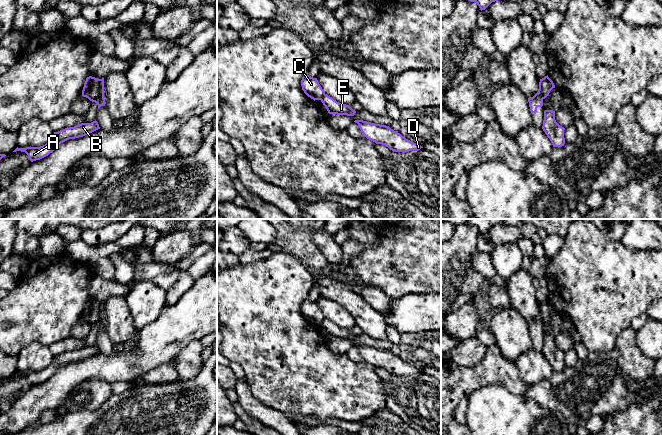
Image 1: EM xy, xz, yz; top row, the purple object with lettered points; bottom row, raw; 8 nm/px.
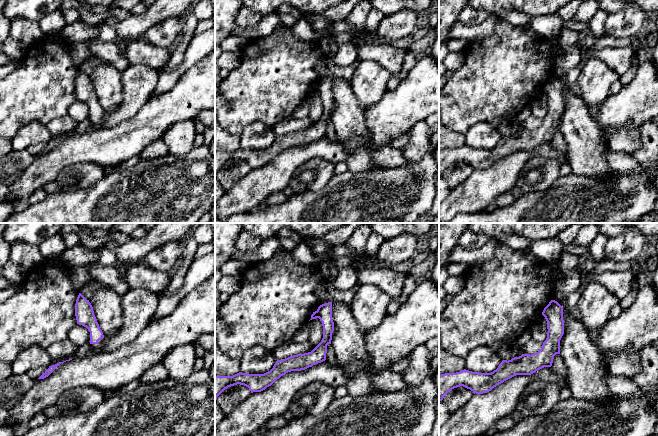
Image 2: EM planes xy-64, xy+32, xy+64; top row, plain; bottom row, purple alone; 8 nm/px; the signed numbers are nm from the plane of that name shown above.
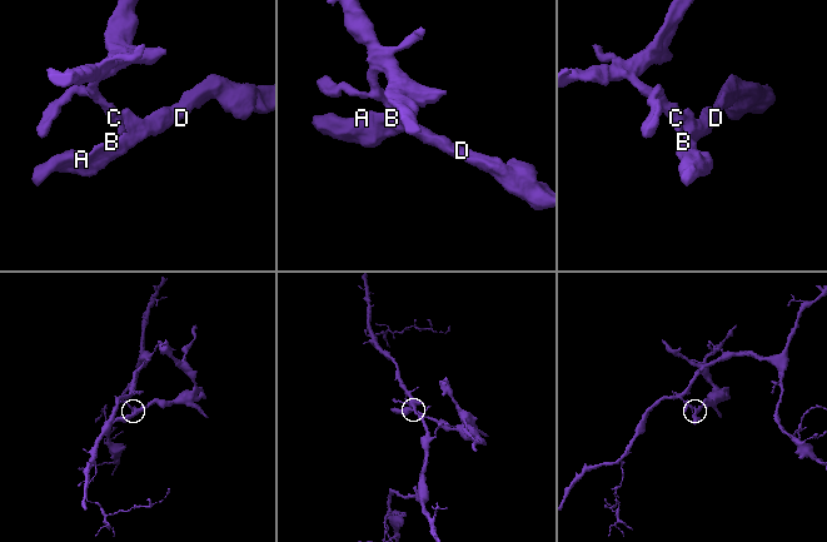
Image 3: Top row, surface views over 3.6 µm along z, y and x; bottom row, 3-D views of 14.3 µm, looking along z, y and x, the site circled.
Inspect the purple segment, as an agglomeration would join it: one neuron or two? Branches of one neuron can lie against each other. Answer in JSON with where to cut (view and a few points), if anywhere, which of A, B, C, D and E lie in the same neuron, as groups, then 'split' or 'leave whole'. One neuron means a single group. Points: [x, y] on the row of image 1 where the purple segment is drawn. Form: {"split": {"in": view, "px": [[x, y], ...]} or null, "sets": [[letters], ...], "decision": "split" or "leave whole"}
{"split": {"in": "xy", "px": [[97, 79], [100, 96], [104, 104]]}, "sets": [["A", "B", "D", "E"], ["C"]], "decision": "split"}

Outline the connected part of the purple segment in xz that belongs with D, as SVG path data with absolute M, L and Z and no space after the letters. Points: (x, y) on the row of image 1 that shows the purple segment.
M355 120L358 124L362 136L375 142L382 144L395 152L409 152L412 150L420 150L422 146L411 142L402 136L398 131L394 131L389 126L375 124L363 120Z

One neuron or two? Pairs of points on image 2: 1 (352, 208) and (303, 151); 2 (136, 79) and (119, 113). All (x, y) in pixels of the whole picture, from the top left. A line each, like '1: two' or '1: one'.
1: two
2: one

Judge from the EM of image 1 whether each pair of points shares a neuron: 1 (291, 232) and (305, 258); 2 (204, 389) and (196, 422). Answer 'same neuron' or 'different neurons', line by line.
1: same neuron
2: same neuron

